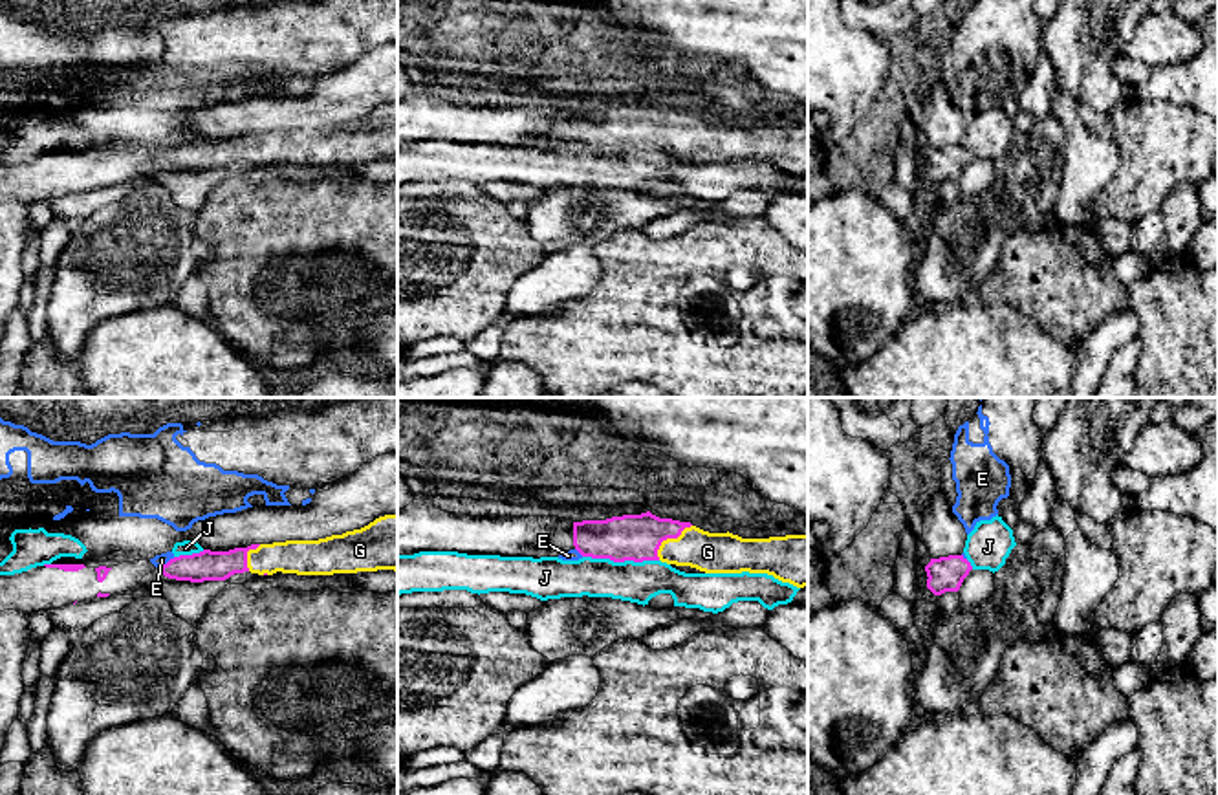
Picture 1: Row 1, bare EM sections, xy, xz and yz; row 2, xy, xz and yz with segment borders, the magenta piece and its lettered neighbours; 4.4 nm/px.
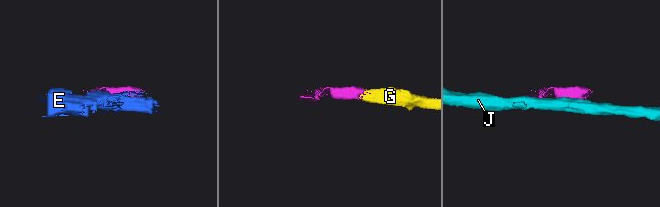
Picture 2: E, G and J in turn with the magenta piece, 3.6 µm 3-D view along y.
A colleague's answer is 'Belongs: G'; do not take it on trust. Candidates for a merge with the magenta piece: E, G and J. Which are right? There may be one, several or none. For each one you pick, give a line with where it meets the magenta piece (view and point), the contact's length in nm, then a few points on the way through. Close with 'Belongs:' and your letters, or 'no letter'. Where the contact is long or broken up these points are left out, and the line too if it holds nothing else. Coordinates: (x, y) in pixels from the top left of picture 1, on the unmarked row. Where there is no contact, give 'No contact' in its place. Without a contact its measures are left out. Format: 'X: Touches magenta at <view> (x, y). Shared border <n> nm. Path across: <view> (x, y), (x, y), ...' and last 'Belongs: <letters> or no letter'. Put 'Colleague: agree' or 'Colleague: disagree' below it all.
G: Touches magenta at xz (667, 127). Shared border 220 nm. Path across: xz (630, 127), (667, 127), (707, 141)
Belongs: G
Colleague: agree

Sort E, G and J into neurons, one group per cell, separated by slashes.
E / G / J

